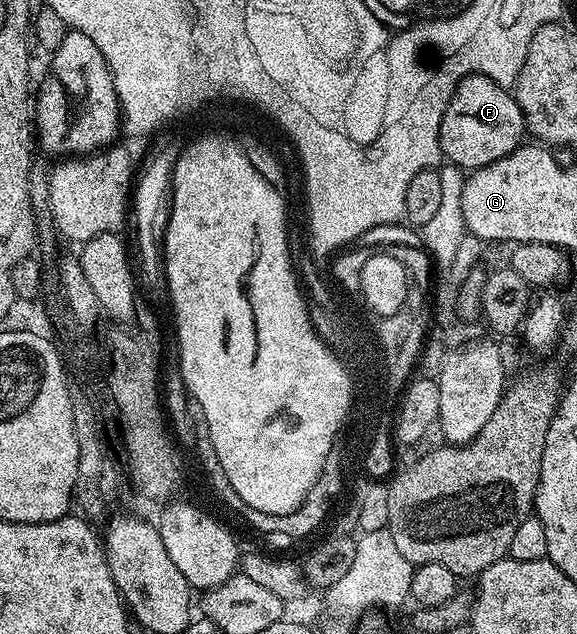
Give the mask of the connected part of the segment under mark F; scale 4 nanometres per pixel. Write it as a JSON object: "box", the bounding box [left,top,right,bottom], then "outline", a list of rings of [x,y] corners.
{"box":[439,76,525,170],"outline":[[[467,76],[459,85],[445,110],[445,118],[441,120],[439,144],[443,147],[443,155],[450,163],[464,170],[484,168],[520,147],[525,140],[523,111],[514,95],[502,88],[488,76]]]}

